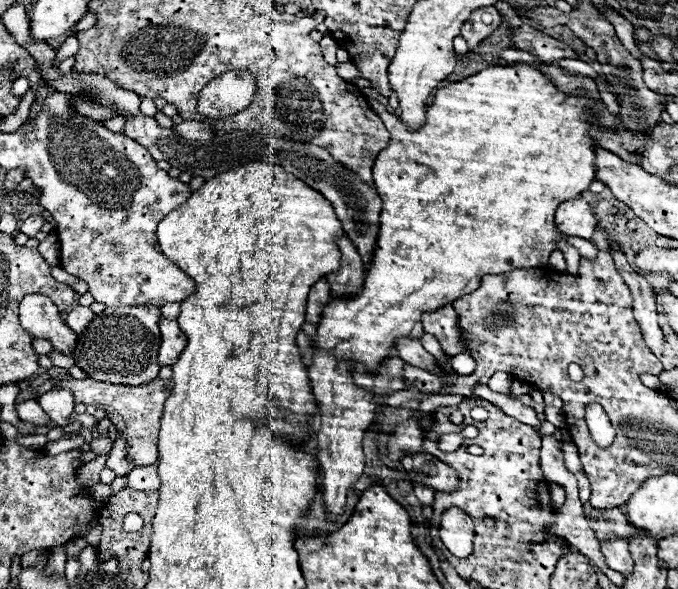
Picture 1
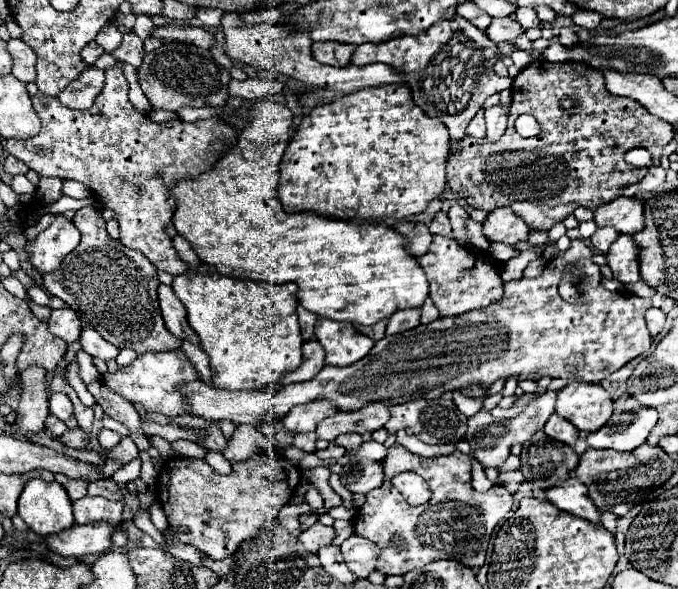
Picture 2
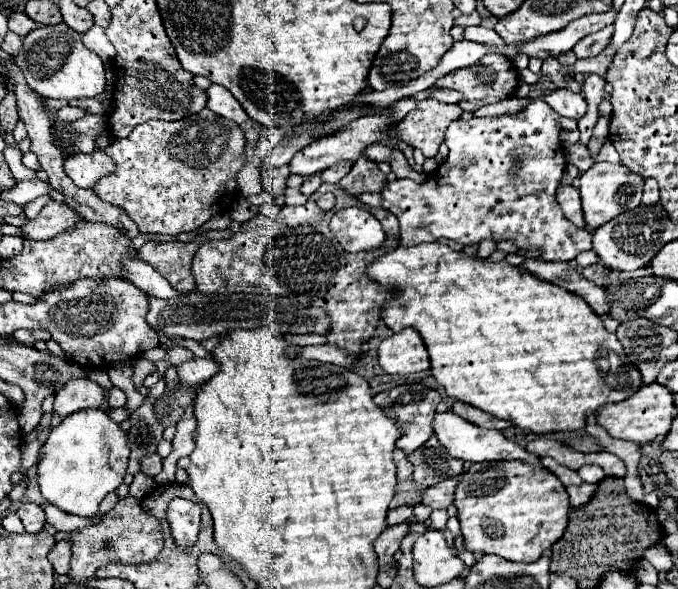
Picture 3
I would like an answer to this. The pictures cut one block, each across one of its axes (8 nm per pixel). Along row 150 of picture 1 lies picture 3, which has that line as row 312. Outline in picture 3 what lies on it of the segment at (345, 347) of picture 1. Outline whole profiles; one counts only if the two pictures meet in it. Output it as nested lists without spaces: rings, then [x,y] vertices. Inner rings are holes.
[[[434,242],[434,244],[418,244],[414,248],[398,246],[396,250],[386,252],[380,258],[376,258],[366,268],[366,276],[372,278],[374,282],[382,284],[382,286],[384,286],[384,272],[386,272],[386,286],[390,290],[394,290],[392,302],[386,302],[382,306],[382,320],[384,320],[384,324],[392,332],[400,332],[400,330],[410,326],[410,328],[414,328],[422,336],[422,340],[424,340],[424,344],[428,348],[428,354],[430,354],[430,364],[432,364],[432,370],[434,370],[432,376],[446,390],[446,394],[450,398],[456,398],[456,400],[466,402],[466,404],[472,404],[472,406],[476,406],[476,408],[480,408],[480,410],[484,410],[488,414],[498,416],[498,418],[508,418],[520,430],[532,430],[534,434],[584,430],[586,412],[596,412],[604,404],[626,400],[642,384],[640,372],[628,362],[628,358],[622,352],[622,344],[618,342],[616,334],[608,332],[602,326],[602,318],[598,314],[594,314],[594,310],[590,310],[590,306],[580,296],[576,296],[576,294],[572,294],[572,292],[568,292],[568,290],[564,290],[564,288],[560,288],[556,284],[550,284],[546,280],[540,280],[534,274],[526,272],[524,268],[516,268],[516,266],[504,262],[504,260],[496,262],[496,264],[494,262],[486,262],[482,258],[466,256],[464,252],[456,252],[450,246],[446,246],[446,244]]]

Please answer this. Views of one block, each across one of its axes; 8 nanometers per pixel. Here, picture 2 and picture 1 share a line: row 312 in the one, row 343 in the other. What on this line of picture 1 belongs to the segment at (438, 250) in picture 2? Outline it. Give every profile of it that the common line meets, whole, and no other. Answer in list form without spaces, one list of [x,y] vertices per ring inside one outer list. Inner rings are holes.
[[[452,306],[446,308],[438,308],[434,312],[426,312],[422,314],[422,326],[428,334],[434,334],[442,346],[444,352],[448,352],[450,356],[456,356],[460,352],[470,352],[464,342],[460,340],[460,332],[458,332],[458,316],[454,312]]]

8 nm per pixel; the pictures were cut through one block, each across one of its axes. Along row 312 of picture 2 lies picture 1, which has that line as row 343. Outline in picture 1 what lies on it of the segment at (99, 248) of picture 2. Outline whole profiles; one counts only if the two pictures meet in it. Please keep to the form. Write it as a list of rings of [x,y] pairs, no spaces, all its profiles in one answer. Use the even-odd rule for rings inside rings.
[[[122,306],[122,308],[106,308],[104,314],[96,316],[90,326],[80,334],[76,350],[74,350],[74,360],[76,364],[92,376],[92,380],[106,380],[112,384],[144,384],[146,380],[154,380],[160,372],[158,364],[158,344],[160,344],[160,330],[158,330],[158,320],[160,320],[160,308],[156,306]]]

